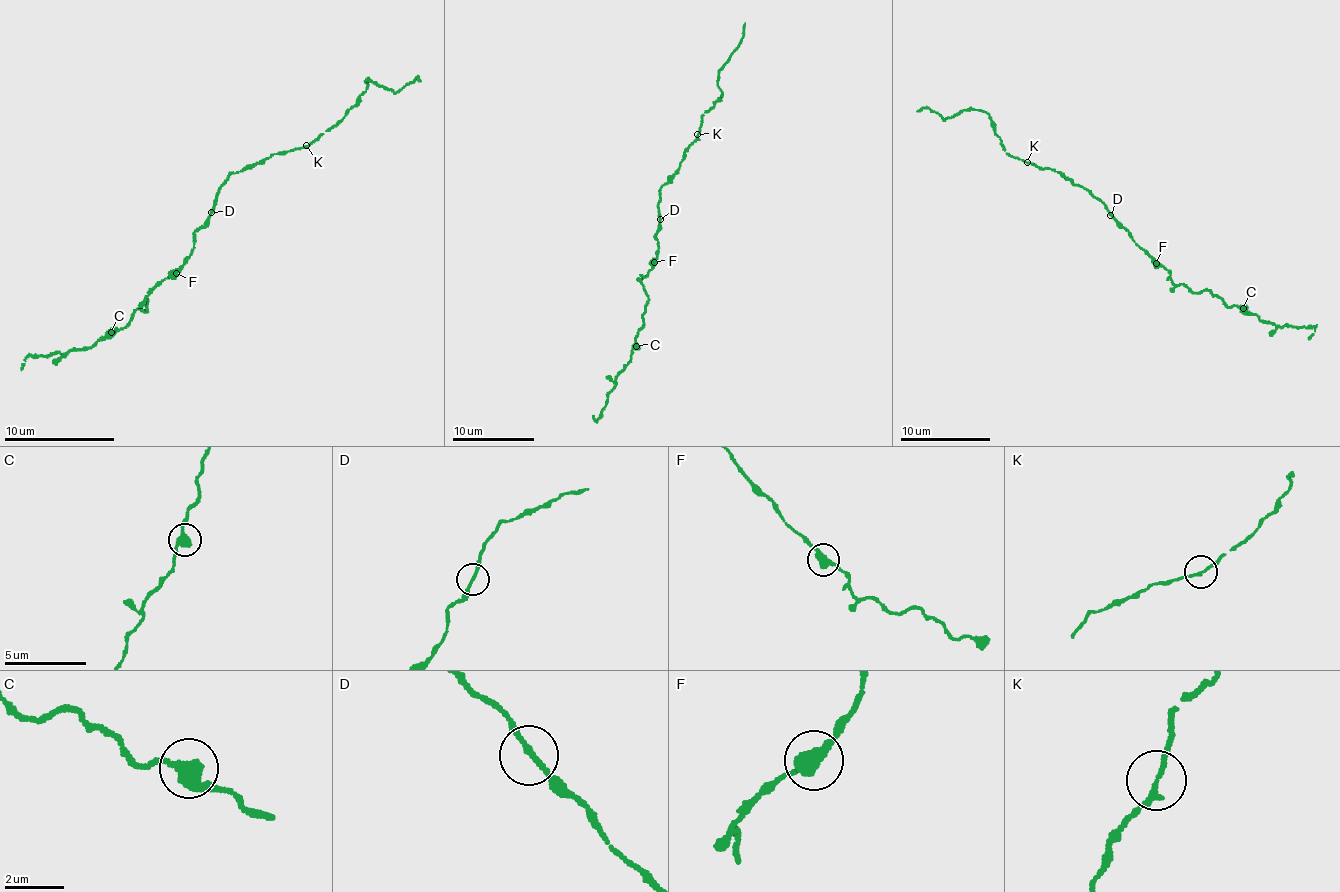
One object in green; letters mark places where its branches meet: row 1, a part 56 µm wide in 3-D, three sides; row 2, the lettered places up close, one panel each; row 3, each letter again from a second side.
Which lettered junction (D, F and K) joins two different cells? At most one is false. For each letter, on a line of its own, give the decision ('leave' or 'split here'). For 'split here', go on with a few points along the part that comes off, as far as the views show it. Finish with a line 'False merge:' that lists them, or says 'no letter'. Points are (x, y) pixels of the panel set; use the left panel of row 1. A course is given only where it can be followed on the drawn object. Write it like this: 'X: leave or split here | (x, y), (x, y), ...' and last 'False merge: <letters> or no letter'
D: leave
F: leave
K: leave
False merge: no letter

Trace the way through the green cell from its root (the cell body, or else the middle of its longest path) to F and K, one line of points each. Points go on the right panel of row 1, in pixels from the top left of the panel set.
F: (1113, 215), (1156, 263)
K: (1113, 215), (1086, 189), (1072, 184), (1057, 171), (1036, 167), (1027, 161)

